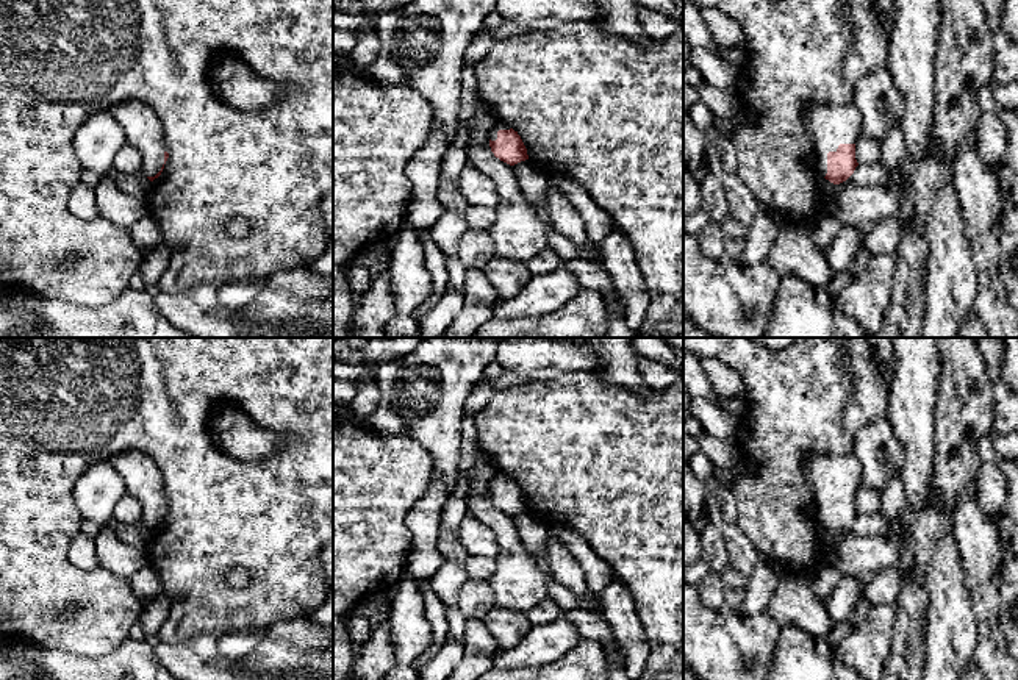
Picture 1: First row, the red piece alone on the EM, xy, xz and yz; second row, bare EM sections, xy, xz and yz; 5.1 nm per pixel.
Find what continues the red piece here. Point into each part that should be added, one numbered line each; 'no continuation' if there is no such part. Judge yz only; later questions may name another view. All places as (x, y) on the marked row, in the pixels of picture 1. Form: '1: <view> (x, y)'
1: yz (829, 125)

